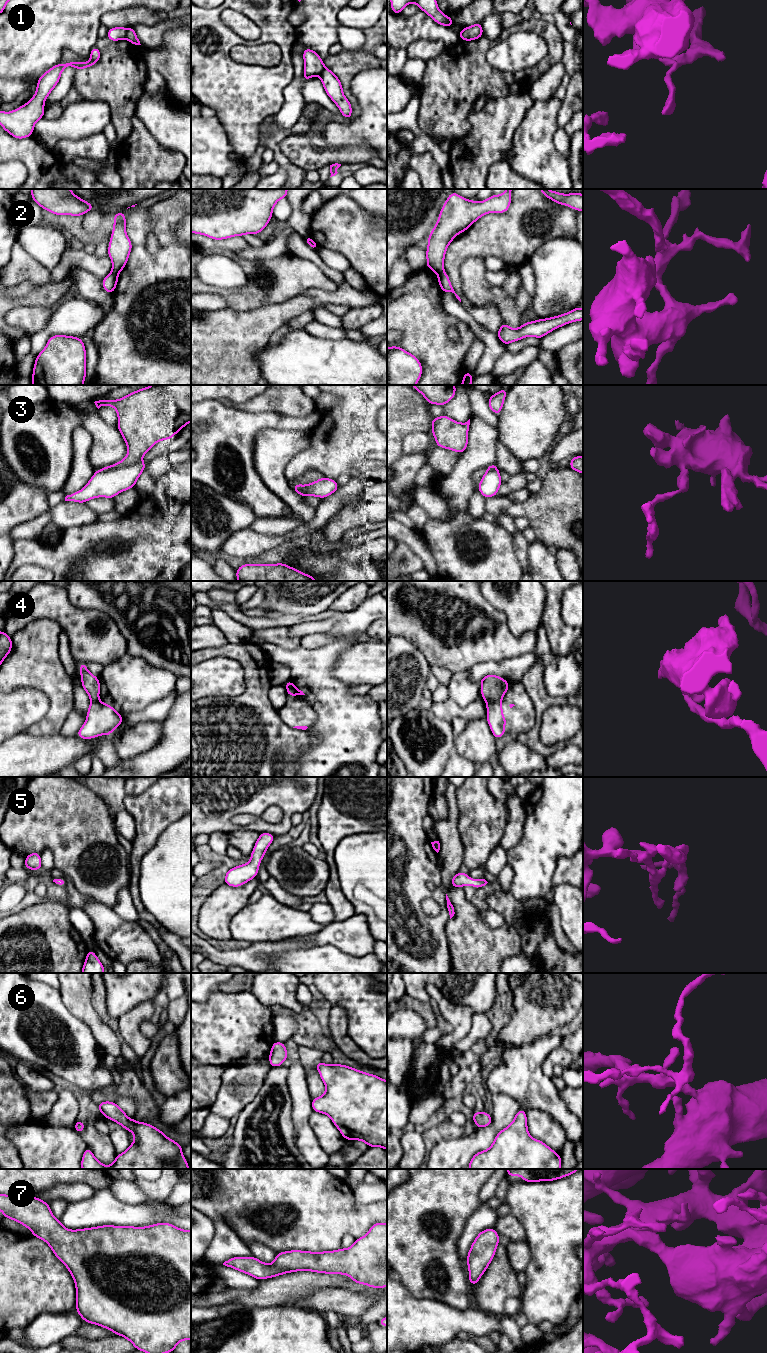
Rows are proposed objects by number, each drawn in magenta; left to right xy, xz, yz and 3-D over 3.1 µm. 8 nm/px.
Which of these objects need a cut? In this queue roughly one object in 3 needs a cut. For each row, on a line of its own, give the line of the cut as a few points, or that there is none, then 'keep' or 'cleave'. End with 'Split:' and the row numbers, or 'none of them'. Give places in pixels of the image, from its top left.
1: cut xy (127, 29), (125, 38); cleave
2: cut xy (112, 271), (118, 273); cleave
3: cut xy (140, 460), (123, 466), (102, 469); cleave
4: cut yz (500, 700), (487, 703); cleave
5: cut none; keep
6: cut none; keep
7: cut none; keep
Split: 1, 2, 3, 4

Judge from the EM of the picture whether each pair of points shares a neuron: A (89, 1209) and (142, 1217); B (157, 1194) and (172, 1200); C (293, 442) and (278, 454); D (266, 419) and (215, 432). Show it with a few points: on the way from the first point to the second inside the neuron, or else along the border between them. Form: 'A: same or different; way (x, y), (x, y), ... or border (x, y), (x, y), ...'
A: same; way (102, 1210), (129, 1214)
B: different; border (180, 1182), (161, 1201)
C: same; way (289, 443), (282, 450)
D: same; way (253, 423), (228, 432)

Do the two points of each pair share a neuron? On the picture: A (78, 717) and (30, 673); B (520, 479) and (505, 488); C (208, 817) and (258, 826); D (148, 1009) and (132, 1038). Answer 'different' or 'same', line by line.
A: different
B: same
C: same
D: same

